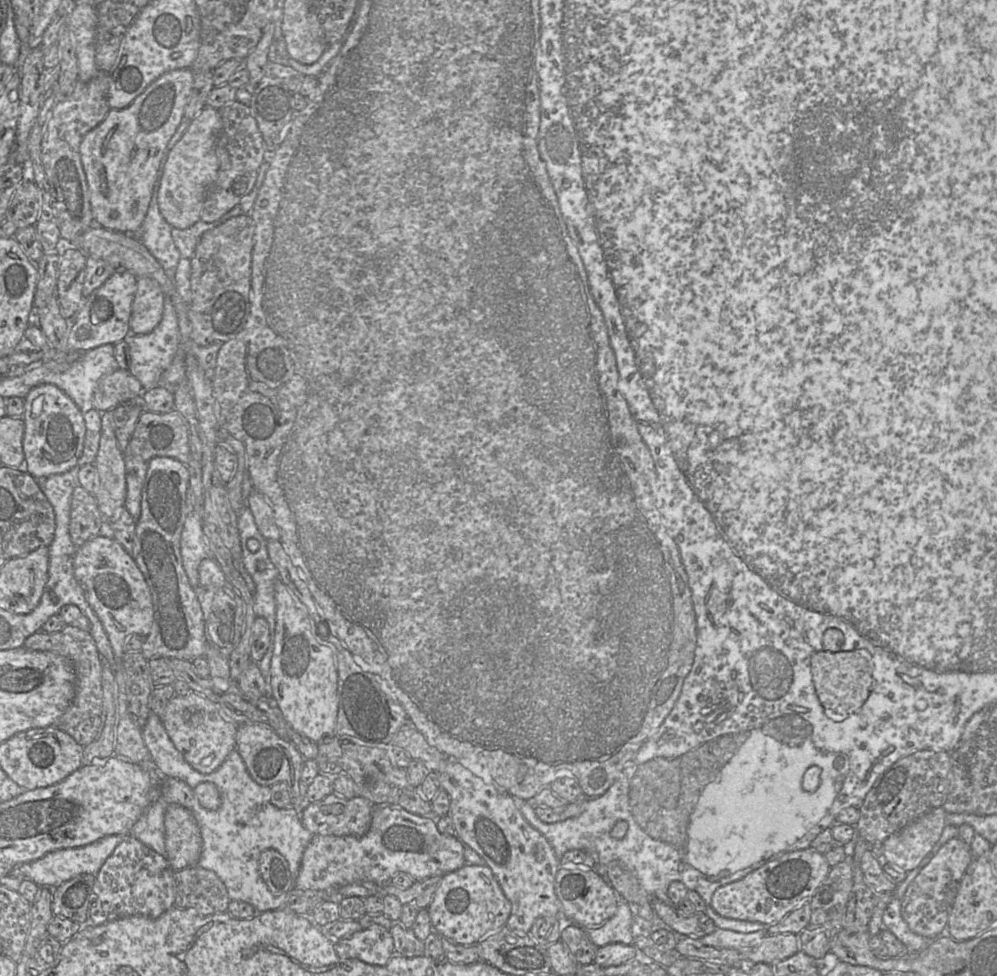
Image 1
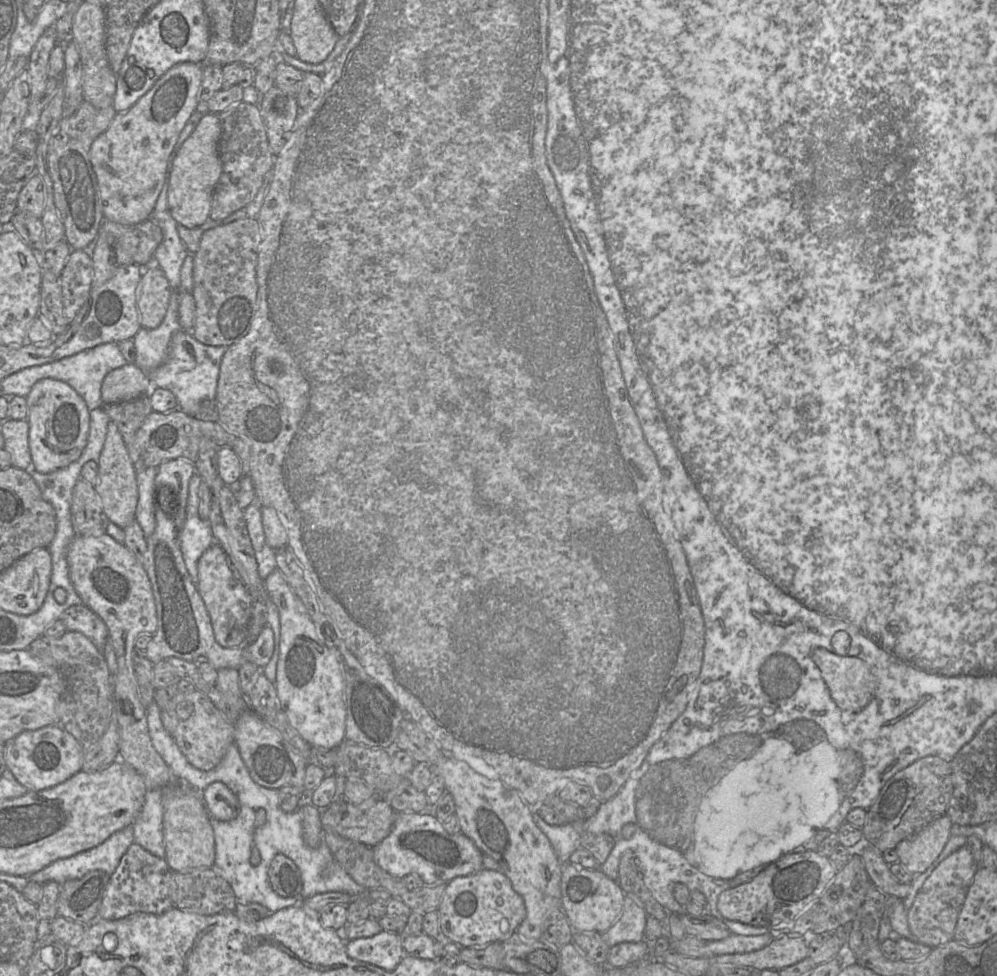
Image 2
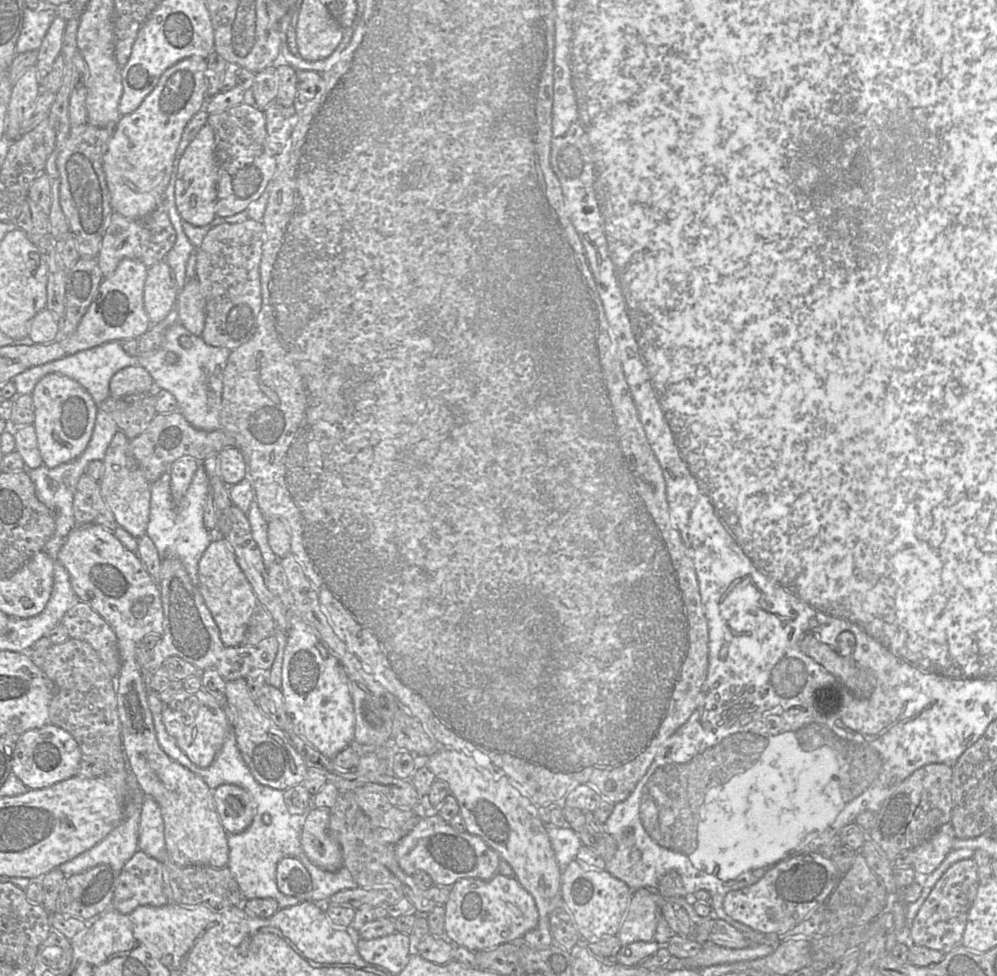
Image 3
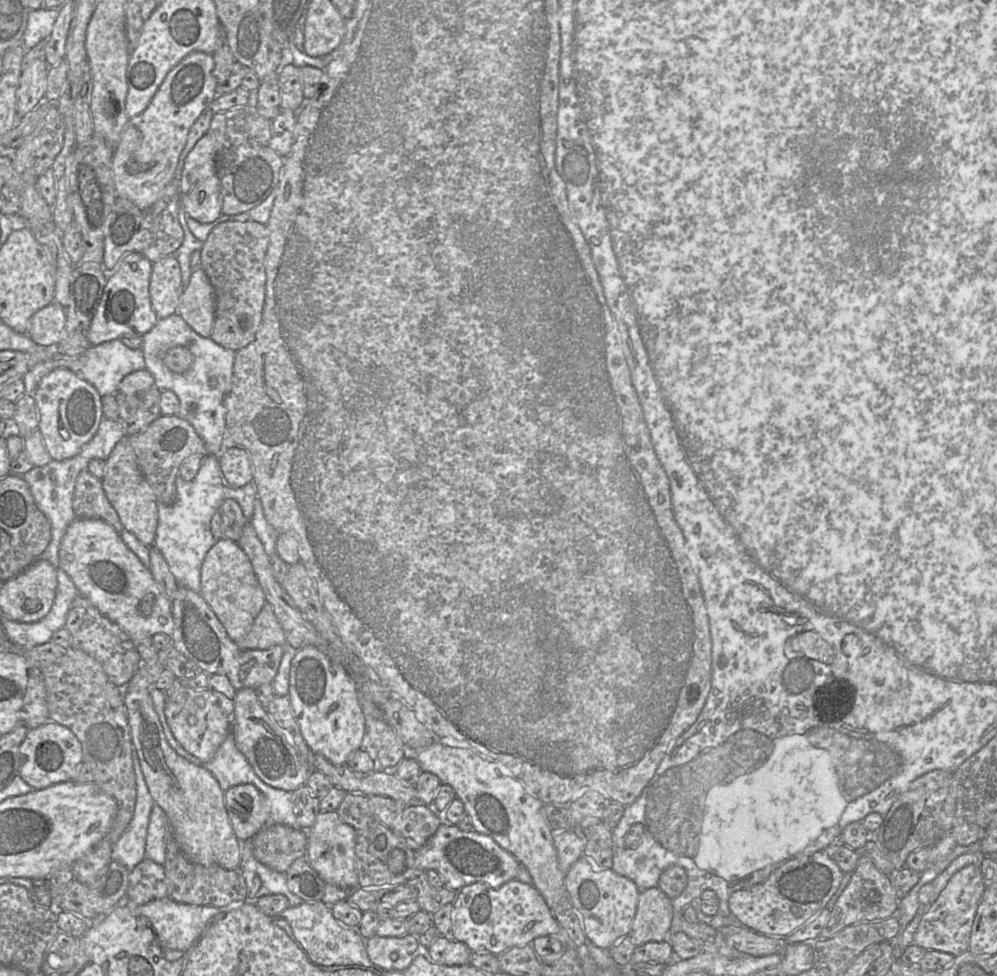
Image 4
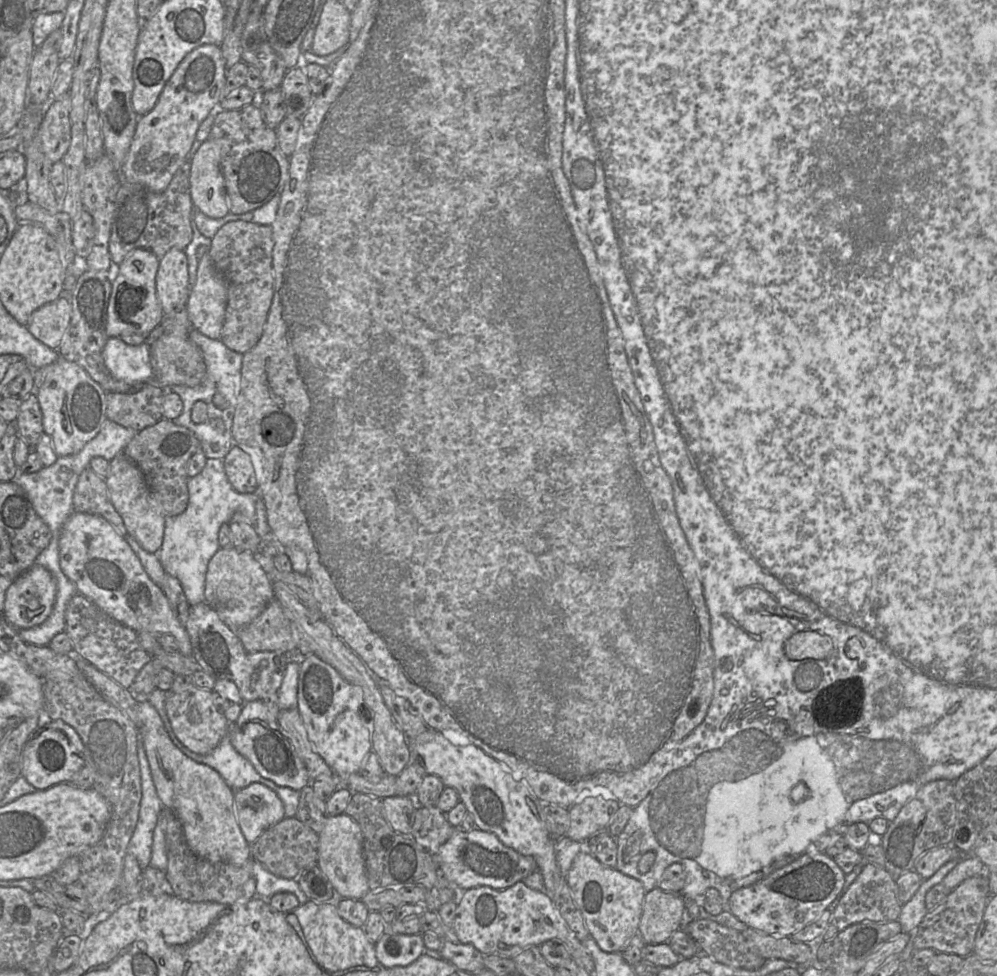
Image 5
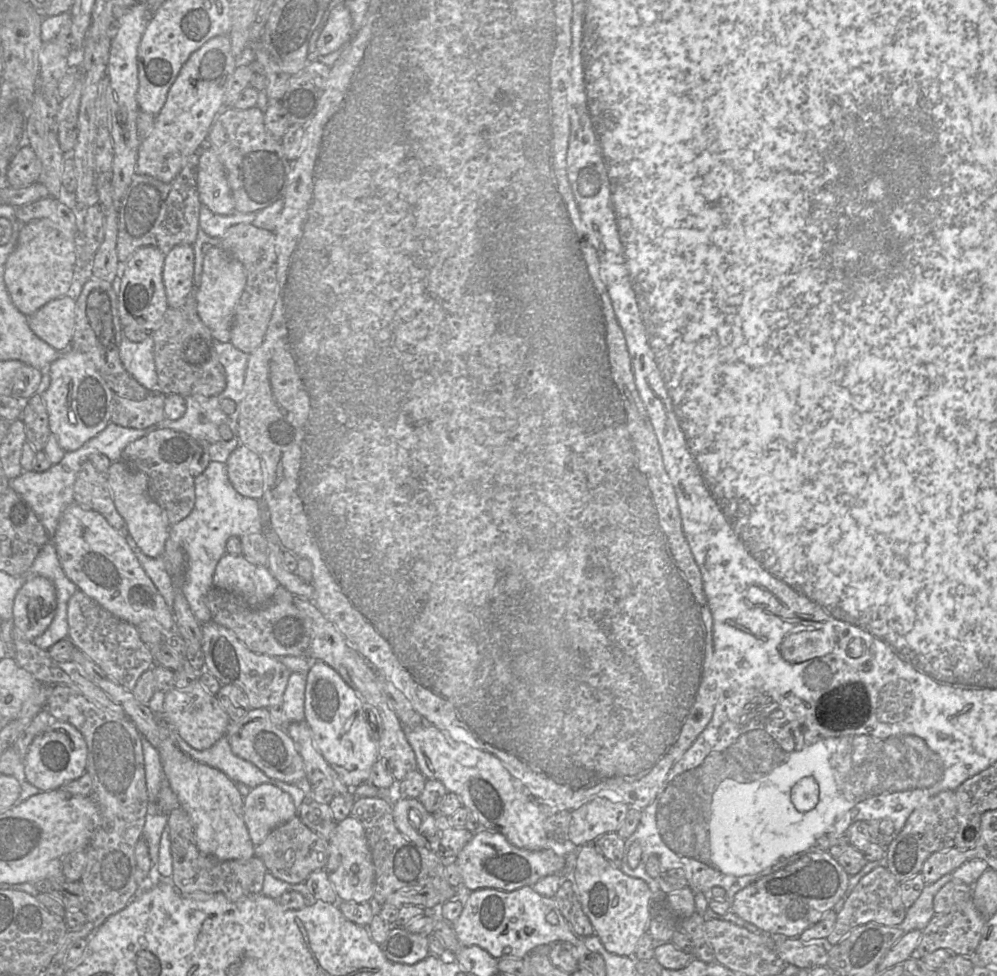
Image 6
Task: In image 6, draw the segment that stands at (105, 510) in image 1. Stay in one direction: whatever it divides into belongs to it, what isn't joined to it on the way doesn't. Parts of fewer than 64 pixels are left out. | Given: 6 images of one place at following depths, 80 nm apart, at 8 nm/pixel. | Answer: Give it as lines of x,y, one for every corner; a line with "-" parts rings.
116,460
111,463
106,477
115,507
127,523
130,536
145,555
160,558
169,539
171,525
168,524
163,510
149,495
146,475
130,468
121,460

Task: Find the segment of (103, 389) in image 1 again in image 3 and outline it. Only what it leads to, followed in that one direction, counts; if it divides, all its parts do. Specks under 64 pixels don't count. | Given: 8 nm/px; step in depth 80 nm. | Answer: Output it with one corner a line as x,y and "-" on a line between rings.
139,365
129,366
116,372
109,382
111,397
154,392
155,387
149,373

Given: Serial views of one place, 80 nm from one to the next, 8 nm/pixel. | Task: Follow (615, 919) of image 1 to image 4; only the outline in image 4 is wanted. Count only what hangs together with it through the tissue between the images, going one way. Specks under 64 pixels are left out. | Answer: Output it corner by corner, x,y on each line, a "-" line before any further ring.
659,887
649,888
639,893
628,936
636,947
647,942
665,941
669,937
672,920
672,899

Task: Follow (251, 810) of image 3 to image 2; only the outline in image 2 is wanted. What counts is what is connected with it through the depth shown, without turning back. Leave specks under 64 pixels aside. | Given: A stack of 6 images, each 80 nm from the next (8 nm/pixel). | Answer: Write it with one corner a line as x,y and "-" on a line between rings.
213,782
202,791
210,815
220,821
231,821
239,812
237,796
222,782

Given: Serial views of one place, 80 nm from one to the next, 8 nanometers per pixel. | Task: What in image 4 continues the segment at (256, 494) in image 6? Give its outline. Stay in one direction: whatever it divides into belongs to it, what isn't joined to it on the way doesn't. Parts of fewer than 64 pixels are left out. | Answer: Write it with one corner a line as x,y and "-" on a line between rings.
224,448
217,459
224,481
230,487
243,487
253,481
252,464
244,448

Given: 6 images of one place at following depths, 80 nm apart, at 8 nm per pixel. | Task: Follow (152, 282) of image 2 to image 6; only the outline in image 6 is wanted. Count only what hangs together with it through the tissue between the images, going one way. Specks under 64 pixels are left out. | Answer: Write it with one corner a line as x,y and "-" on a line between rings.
179,245
164,260
162,279
168,308
181,306
193,286
195,253
192,245

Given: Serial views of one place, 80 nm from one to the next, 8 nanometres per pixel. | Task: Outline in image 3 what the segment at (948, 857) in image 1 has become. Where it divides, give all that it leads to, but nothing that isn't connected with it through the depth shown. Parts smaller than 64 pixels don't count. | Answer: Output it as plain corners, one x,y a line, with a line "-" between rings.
973,858
952,864
935,884
913,919
909,929
910,943
944,954
961,946
968,913
975,901
979,885
979,871

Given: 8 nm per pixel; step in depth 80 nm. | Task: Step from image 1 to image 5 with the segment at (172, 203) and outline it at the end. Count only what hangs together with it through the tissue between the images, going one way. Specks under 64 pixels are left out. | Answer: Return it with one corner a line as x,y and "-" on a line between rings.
207,139
191,160
190,194
195,210
213,219
230,213
220,168
220,148

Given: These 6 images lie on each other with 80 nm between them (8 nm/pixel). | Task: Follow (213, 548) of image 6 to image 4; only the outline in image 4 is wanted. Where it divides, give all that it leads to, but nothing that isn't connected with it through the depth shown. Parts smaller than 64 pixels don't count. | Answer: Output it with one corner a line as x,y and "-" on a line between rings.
212,455
203,458
200,469
193,480
185,481
177,476
175,484
177,490
175,503
165,505
158,501
158,526
153,547
162,554
180,586
200,593
203,560
216,542
211,532
213,515
224,500
233,499
250,521
254,512
257,490
253,481
239,488
227,485
217,457

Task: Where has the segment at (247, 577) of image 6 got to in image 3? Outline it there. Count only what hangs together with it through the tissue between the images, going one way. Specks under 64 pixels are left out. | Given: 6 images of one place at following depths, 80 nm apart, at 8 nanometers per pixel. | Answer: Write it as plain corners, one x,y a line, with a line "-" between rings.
214,540
204,551
199,561
198,589
219,628
222,643
227,647
241,646
251,615
259,602
227,540

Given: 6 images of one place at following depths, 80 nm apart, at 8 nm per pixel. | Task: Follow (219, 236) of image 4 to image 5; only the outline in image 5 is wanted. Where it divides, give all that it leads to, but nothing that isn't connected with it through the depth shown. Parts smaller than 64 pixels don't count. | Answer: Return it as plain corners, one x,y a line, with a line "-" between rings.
245,221
225,224
211,239
209,255
227,284
227,303
219,340
240,354
259,341
267,319
273,297
273,246
271,226

